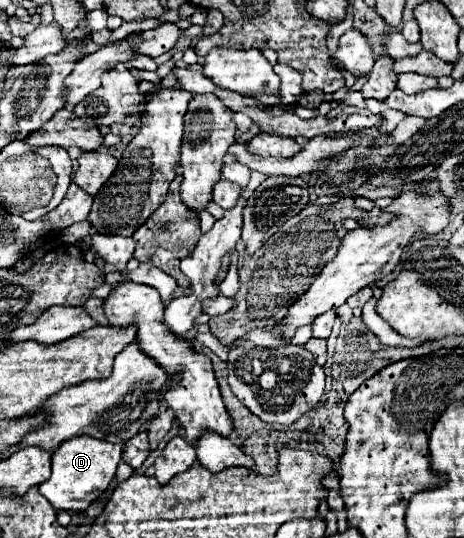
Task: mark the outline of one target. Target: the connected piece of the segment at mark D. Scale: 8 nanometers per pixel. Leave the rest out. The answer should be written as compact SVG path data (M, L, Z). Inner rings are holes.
M79 435L63 441L53 451L53 471L51 477L39 485L39 491L55 509L65 511L85 511L111 483L115 477L117 463L121 461L123 443L109 443L101 439L93 439L89 435Z

